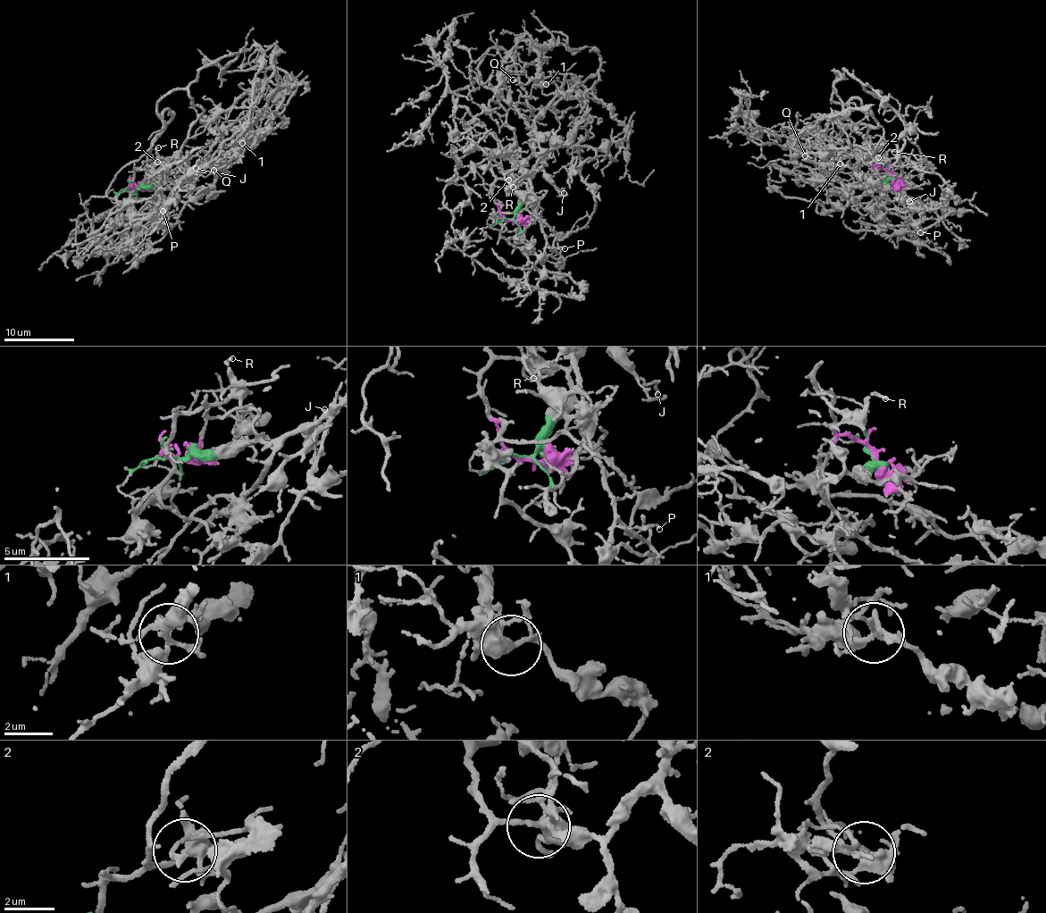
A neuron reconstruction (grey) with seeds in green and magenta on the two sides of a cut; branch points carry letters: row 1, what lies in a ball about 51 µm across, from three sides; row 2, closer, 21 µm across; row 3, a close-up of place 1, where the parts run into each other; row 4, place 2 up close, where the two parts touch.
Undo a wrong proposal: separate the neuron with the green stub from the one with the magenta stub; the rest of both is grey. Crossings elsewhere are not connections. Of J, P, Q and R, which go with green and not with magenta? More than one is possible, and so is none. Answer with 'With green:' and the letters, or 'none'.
With green: J, P

